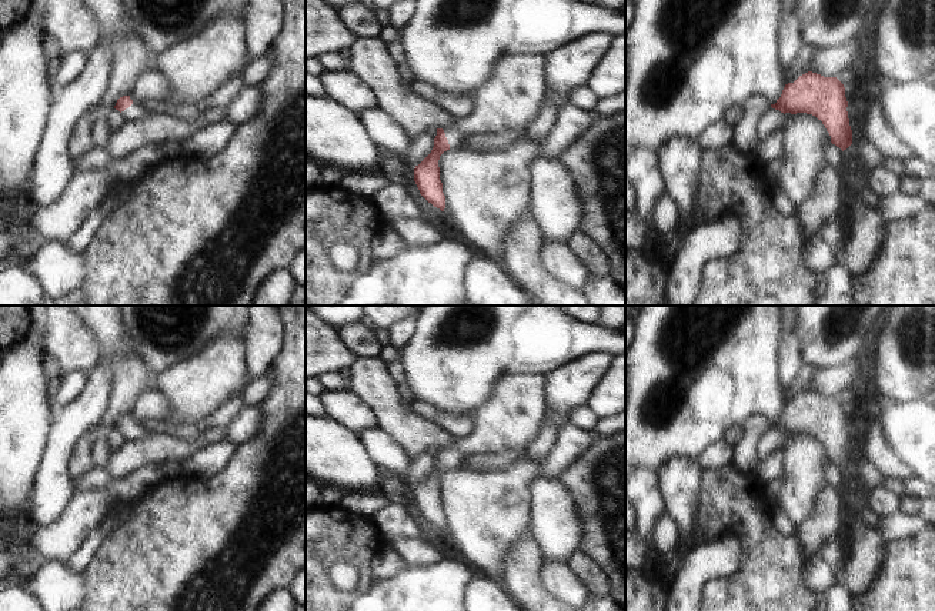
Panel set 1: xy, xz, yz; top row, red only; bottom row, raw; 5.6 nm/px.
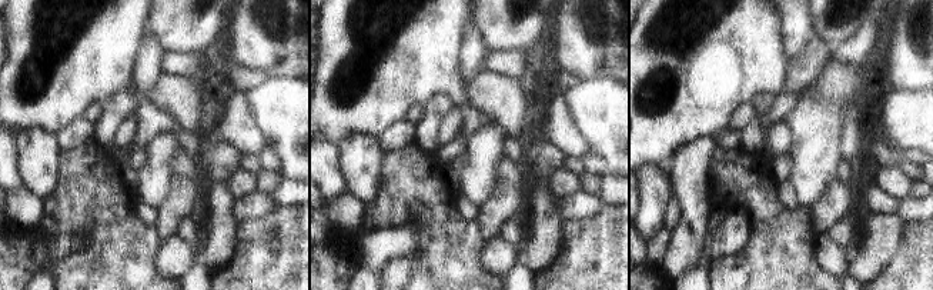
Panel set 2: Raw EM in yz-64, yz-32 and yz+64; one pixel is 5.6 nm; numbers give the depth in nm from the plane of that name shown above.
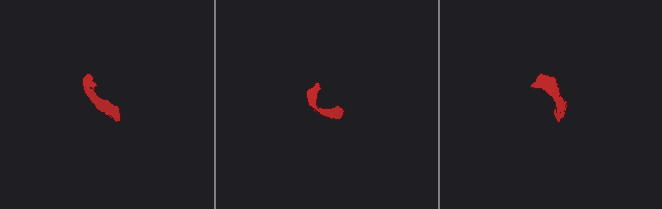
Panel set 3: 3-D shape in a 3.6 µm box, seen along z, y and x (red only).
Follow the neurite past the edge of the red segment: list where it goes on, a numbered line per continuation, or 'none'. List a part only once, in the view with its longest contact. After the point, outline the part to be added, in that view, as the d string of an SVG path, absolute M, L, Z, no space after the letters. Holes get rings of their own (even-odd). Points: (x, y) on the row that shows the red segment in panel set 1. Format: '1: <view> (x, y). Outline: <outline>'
1: xz (511, 99). Outline: M502 56L494 74L472 91L471 113L448 118L441 126L450 148L460 148L470 134L524 133L542 110L547 93L544 66L544 56Z

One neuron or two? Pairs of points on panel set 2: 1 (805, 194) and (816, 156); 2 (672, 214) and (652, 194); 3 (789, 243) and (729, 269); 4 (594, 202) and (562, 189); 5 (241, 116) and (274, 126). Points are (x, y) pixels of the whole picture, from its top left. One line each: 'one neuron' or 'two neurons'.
1: one neuron
2: two neurons
3: one neuron
4: two neurons
5: two neurons

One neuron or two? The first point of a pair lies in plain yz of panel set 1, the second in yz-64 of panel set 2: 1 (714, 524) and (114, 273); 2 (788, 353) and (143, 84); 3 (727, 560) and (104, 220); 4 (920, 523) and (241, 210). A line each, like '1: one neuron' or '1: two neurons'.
1: one neuron
2: one neuron
3: two neurons
4: one neuron

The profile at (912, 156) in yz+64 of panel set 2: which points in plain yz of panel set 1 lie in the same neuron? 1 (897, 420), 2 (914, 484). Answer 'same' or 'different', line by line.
1: different
2: different

